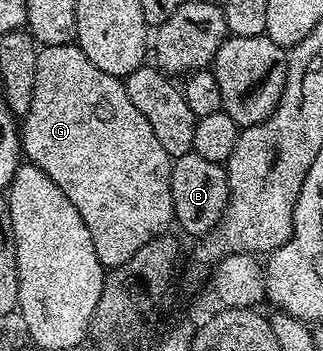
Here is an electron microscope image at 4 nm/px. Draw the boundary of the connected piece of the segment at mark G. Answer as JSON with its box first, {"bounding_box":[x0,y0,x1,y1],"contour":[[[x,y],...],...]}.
{"bounding_box":[22,45,174,269],"contour":[[[45,45],[39,50],[34,99],[30,99],[30,111],[22,117],[22,153],[31,164],[46,171],[62,187],[62,195],[78,207],[78,215],[90,230],[90,239],[94,239],[94,251],[108,269],[126,263],[134,251],[159,233],[169,232],[174,221],[170,195],[173,158],[158,143],[146,115],[126,95],[123,80],[94,67],[79,45]]]}

